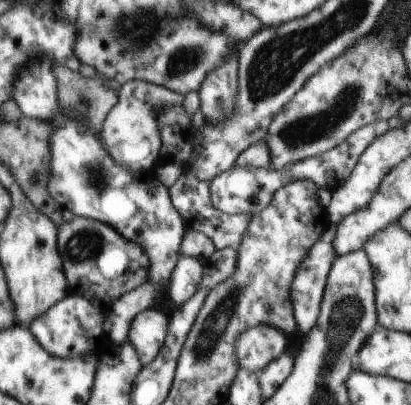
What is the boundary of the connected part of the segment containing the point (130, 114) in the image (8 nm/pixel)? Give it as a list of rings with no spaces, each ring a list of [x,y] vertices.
[[[129,80],[118,90],[118,104],[108,112],[98,133],[106,152],[130,170],[149,170],[157,165],[162,148],[161,129],[156,114],[162,108],[183,106],[184,97],[178,92],[144,80]]]

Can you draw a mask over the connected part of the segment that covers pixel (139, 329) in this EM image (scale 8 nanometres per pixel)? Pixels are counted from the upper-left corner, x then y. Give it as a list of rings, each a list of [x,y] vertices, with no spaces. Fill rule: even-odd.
[[[154,307],[137,314],[132,320],[127,339],[140,354],[142,366],[152,363],[164,349],[169,324],[169,318]]]

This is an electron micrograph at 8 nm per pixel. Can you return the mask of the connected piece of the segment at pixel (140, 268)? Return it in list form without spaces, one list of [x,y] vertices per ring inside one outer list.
[[[75,217],[62,224],[58,227],[58,245],[69,288],[89,299],[104,314],[120,296],[142,286],[149,279],[150,258],[146,252],[102,221]]]

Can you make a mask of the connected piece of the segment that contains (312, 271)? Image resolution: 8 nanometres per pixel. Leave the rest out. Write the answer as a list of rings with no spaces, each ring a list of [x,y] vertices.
[[[332,223],[330,228],[318,240],[316,246],[312,248],[305,260],[302,260],[298,271],[294,274],[293,284],[290,284],[290,302],[292,302],[292,312],[294,320],[297,321],[297,327],[302,334],[308,334],[318,320],[321,309],[321,302],[328,280],[328,274],[332,270],[332,264],[336,260],[336,252],[334,252],[334,234],[336,234],[336,224]]]

